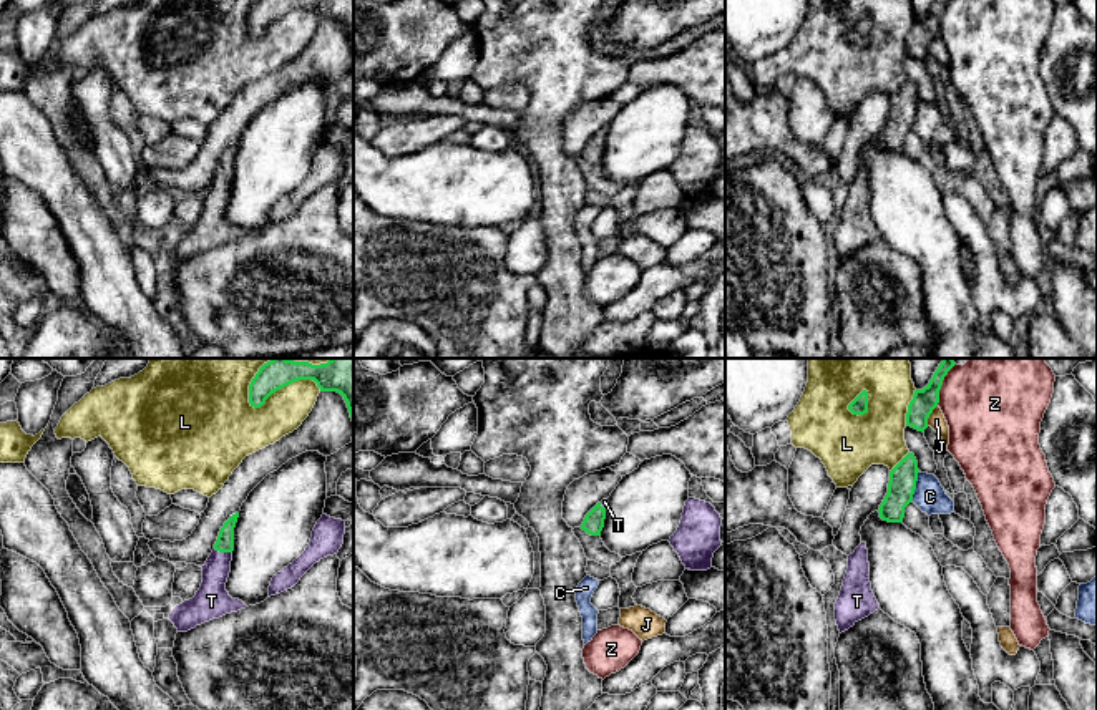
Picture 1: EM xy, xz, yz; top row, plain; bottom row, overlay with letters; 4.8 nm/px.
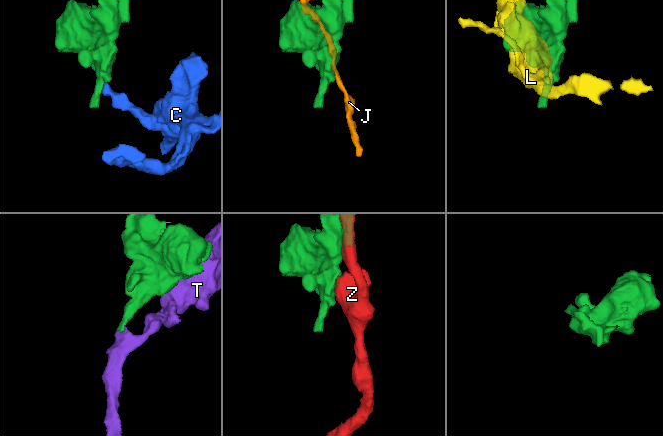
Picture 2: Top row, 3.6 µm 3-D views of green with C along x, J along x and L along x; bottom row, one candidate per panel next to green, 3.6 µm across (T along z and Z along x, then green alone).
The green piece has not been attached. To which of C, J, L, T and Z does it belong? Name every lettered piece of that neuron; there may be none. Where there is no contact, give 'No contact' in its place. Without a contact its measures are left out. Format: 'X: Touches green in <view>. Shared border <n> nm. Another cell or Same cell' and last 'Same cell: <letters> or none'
C: Touches green in yz. Shared border 150 nm. Another cell
J: Touches green in yz. Shared border 120 nm. Another cell
L: Touches green in xy. Shared border 360 nm. Another cell
T: Touches green in xy. Shared border 90 nm. Same cell
Z: Touches green in yz. Shared border 220 nm. Another cell
Same cell: T

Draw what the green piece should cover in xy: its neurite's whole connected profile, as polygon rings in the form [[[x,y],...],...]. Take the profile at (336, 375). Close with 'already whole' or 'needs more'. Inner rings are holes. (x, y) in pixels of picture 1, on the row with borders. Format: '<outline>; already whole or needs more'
[[[272,358],[249,385],[251,406],[261,408],[272,393],[299,380],[314,380],[320,391],[340,393],[353,421],[353,358],[330,358],[320,365]]]; already whole

